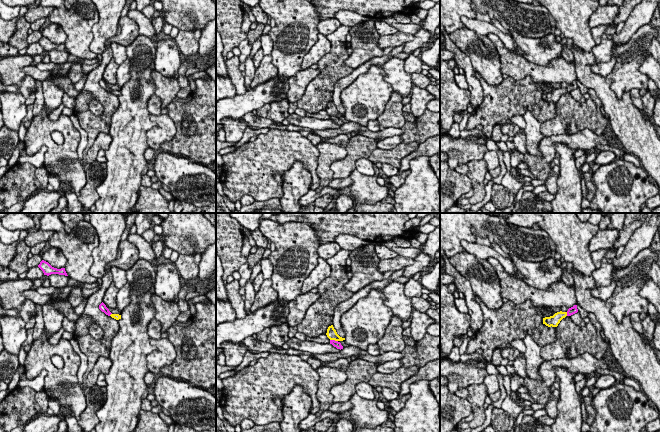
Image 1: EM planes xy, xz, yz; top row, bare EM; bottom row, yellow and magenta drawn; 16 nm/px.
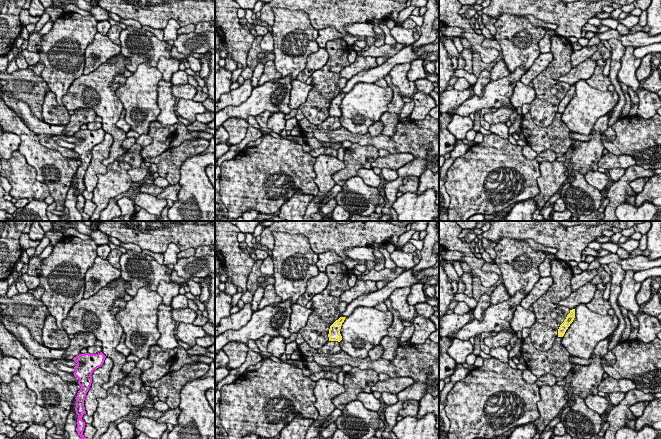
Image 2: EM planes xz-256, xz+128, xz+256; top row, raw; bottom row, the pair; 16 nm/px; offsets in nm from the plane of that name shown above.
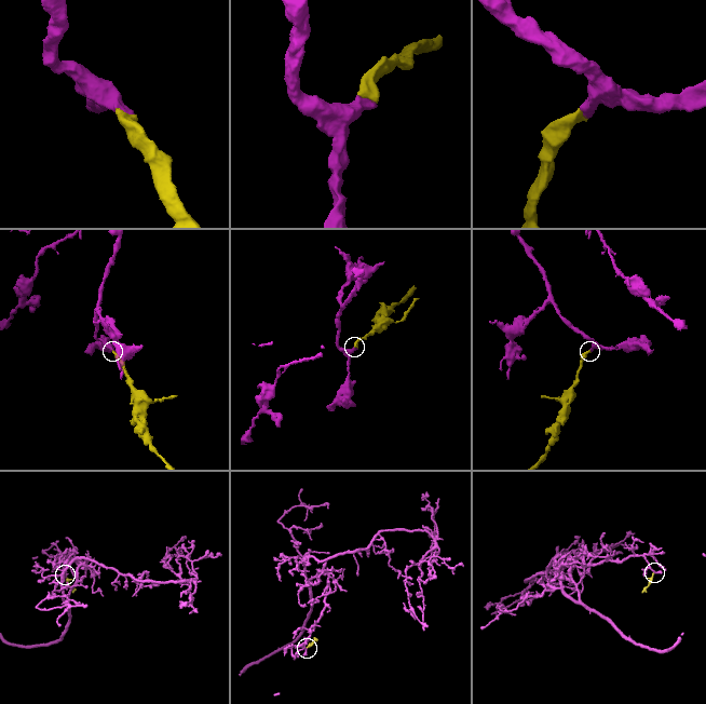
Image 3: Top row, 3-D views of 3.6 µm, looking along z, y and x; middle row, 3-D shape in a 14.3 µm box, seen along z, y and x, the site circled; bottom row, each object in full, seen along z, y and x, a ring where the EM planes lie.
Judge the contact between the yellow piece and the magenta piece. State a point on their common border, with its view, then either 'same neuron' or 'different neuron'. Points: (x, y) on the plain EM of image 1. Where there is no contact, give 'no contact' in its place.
xz (334, 115) | same neuron

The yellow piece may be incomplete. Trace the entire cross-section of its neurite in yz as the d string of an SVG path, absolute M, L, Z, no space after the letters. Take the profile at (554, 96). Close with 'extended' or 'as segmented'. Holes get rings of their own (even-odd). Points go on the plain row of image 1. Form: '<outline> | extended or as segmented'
M577 81L569 84L567 88L557 88L553 92L543 94L543 100L548 103L557 103L560 97L566 92L571 92L578 88Z | extended

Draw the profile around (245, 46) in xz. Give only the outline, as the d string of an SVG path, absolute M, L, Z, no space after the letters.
M249 39L243 40L239 46L238 46L241 54L239 56L240 63L245 62L247 57L250 55L251 49L252 49L252 44L249 42Z

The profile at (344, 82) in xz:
M405 43L400 46L394 47L388 55L370 59L369 61L360 65L358 68L354 69L348 76L339 79L335 83L332 101L340 113L345 114L345 107L343 106L340 98L342 90L352 84L352 82L355 81L355 79L359 75L367 73L372 66L383 68L387 61L394 58L395 55L403 52L404 45Z

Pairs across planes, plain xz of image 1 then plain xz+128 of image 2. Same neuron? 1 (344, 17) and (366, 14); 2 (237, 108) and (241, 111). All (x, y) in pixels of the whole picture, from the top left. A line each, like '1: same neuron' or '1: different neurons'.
1: different neurons
2: same neuron

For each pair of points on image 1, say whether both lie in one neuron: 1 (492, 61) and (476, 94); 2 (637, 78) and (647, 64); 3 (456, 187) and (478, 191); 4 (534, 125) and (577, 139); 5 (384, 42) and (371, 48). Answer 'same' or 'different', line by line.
1: different
2: different
3: different
4: different
5: different

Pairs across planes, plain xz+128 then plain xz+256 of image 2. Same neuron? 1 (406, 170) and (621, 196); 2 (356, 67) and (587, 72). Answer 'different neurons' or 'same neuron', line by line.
1: same neuron
2: same neuron

